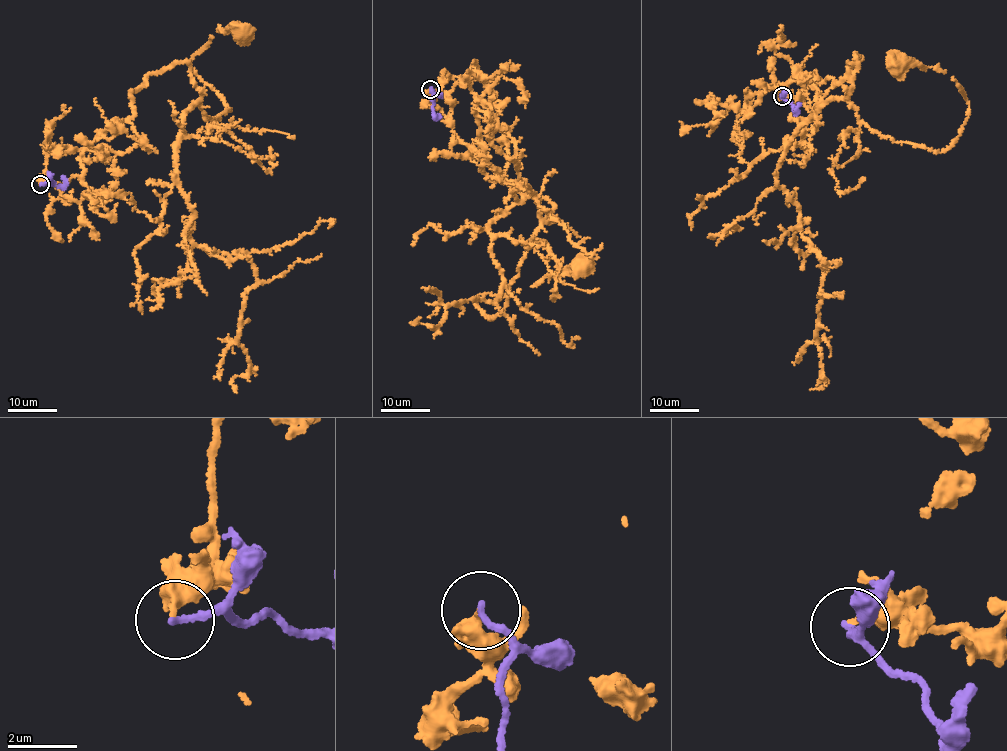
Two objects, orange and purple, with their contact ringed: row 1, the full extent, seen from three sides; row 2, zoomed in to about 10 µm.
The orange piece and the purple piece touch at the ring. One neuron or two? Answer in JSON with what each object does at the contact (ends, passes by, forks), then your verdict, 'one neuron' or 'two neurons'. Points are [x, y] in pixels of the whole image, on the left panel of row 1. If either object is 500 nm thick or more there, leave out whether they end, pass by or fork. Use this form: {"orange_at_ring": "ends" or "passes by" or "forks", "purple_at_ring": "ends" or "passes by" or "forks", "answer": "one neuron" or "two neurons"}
{"orange_at_ring": "ends", "purple_at_ring": "ends", "answer": "two neurons"}

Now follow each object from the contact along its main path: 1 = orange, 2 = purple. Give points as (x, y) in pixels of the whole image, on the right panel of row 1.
1: (782, 96), (814, 74), (814, 108), (861, 57), (860, 120), (943, 151), (965, 96), (894, 63)
2: (782, 96), (792, 104), (796, 111), (800, 104)

